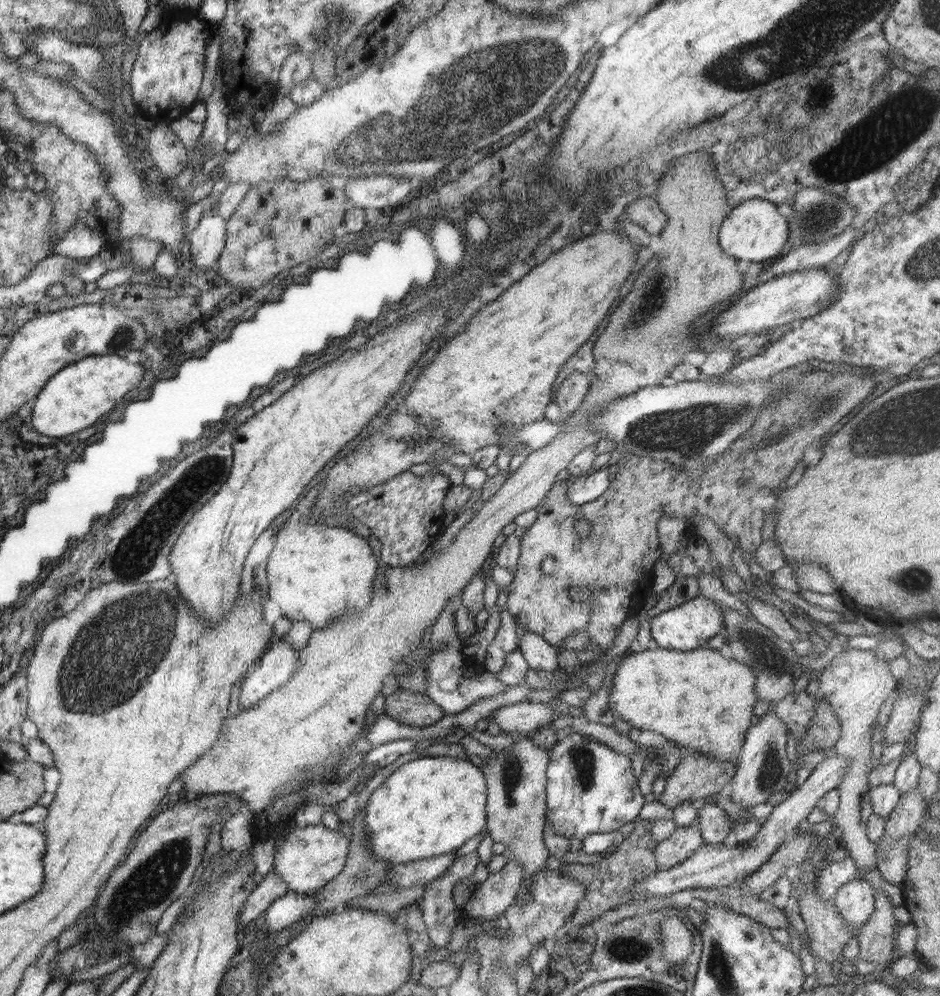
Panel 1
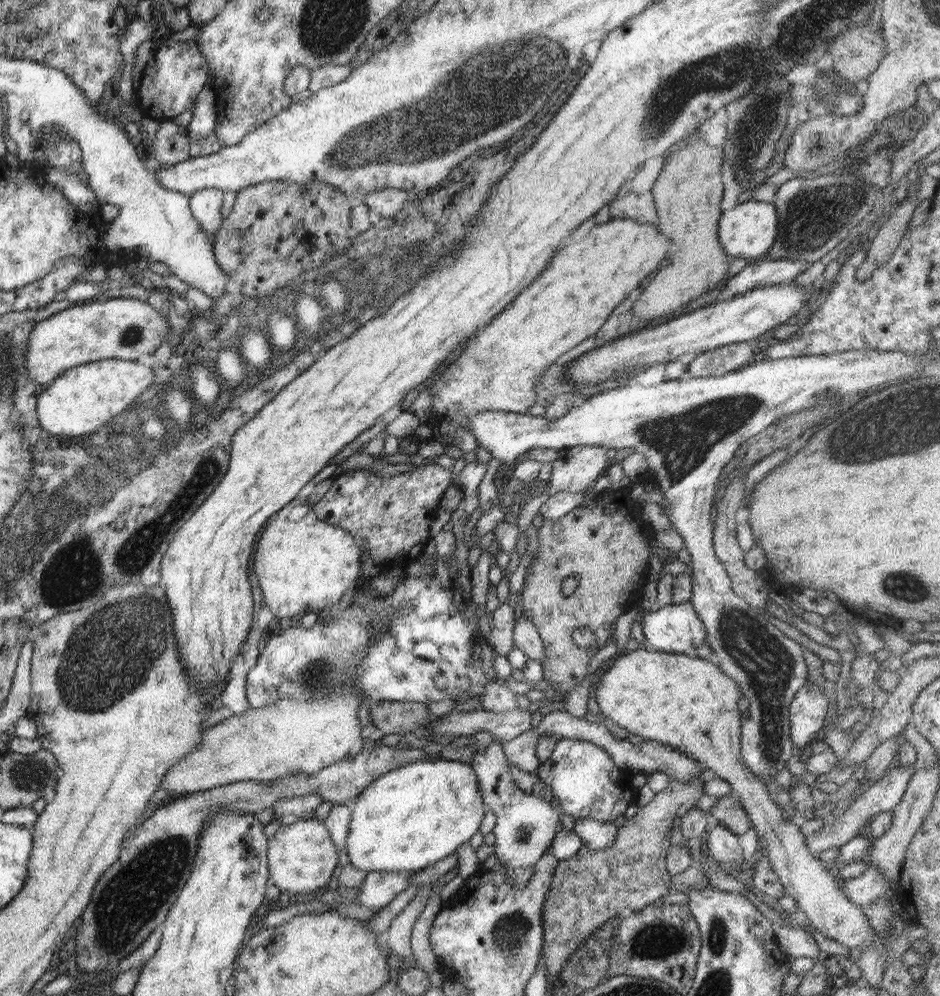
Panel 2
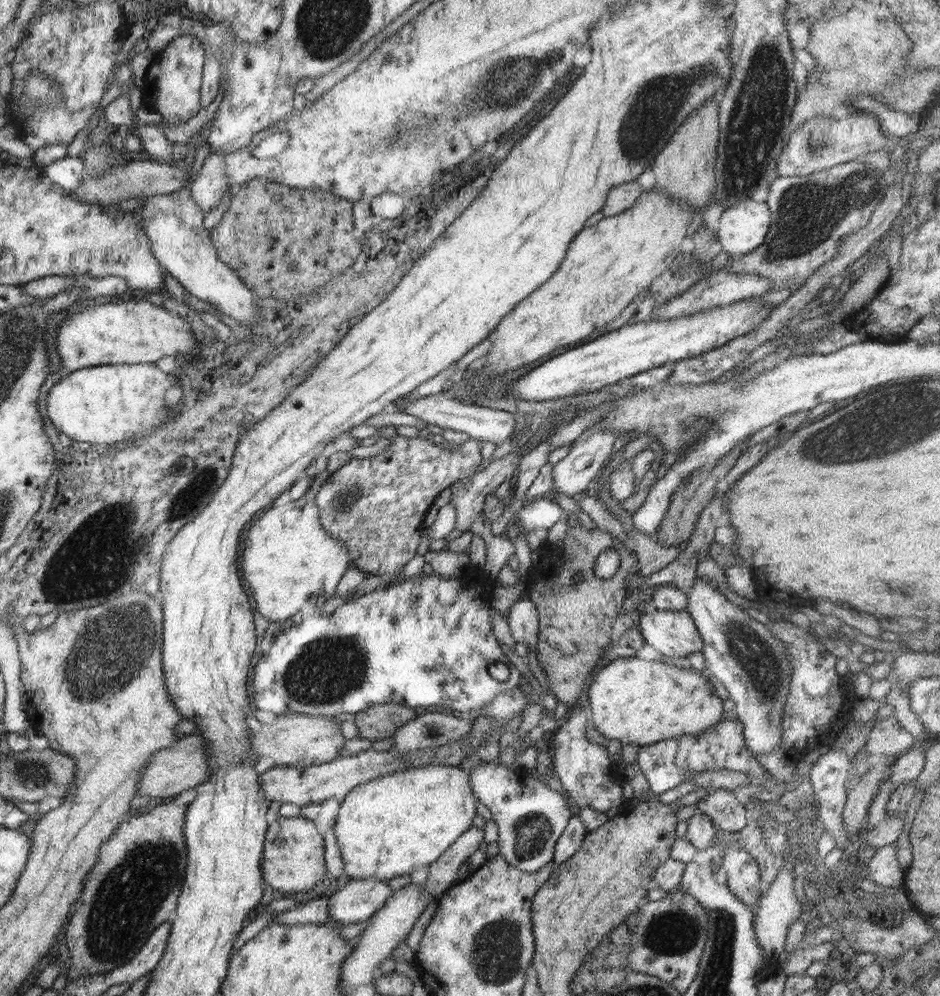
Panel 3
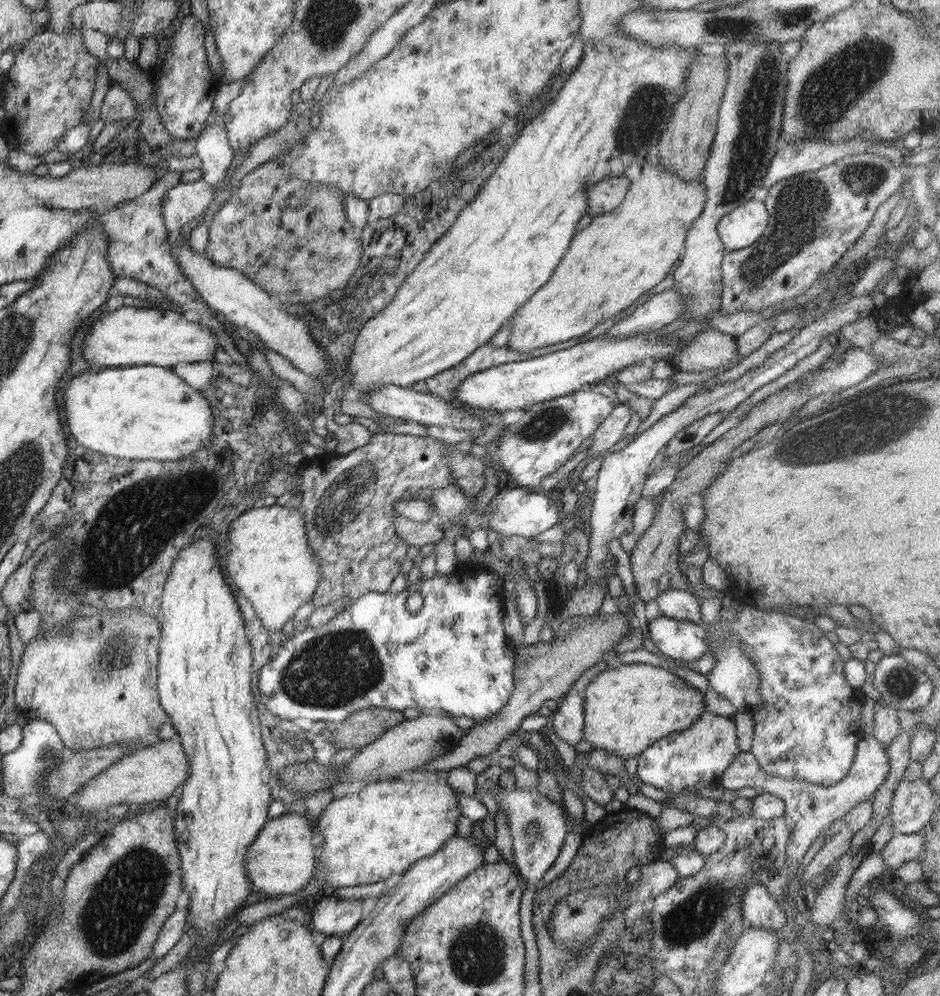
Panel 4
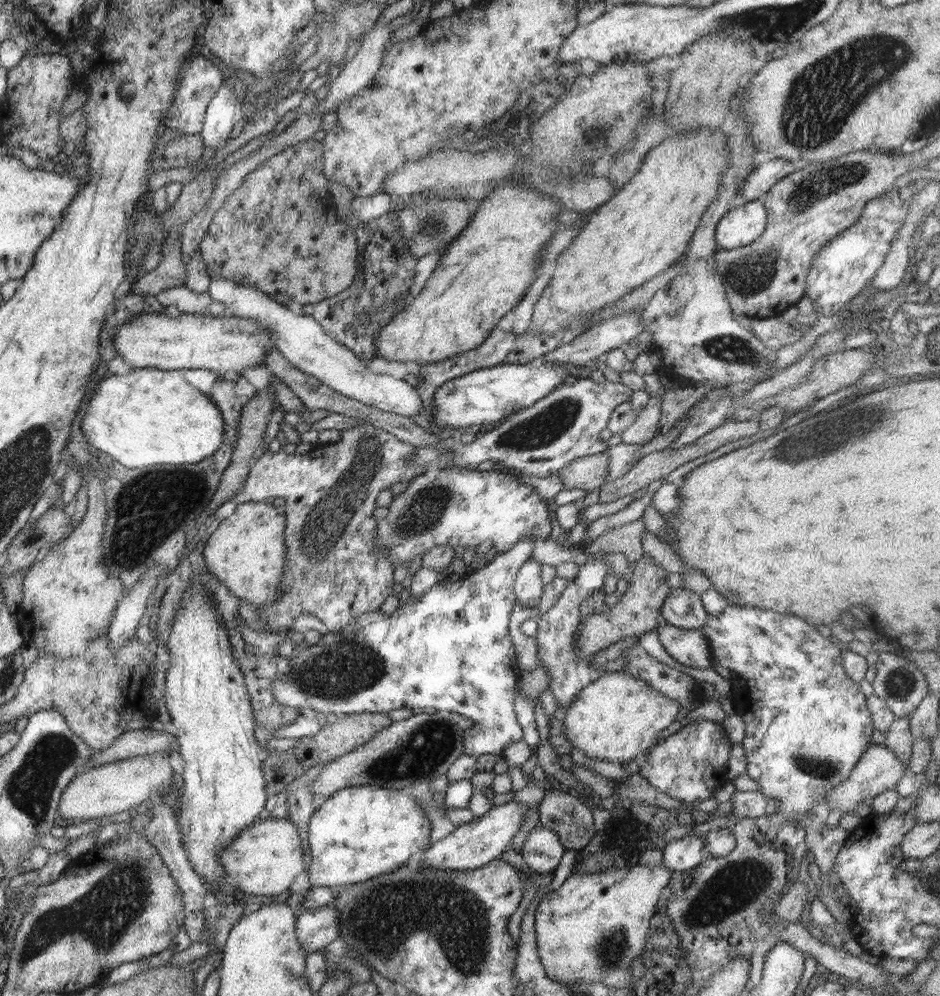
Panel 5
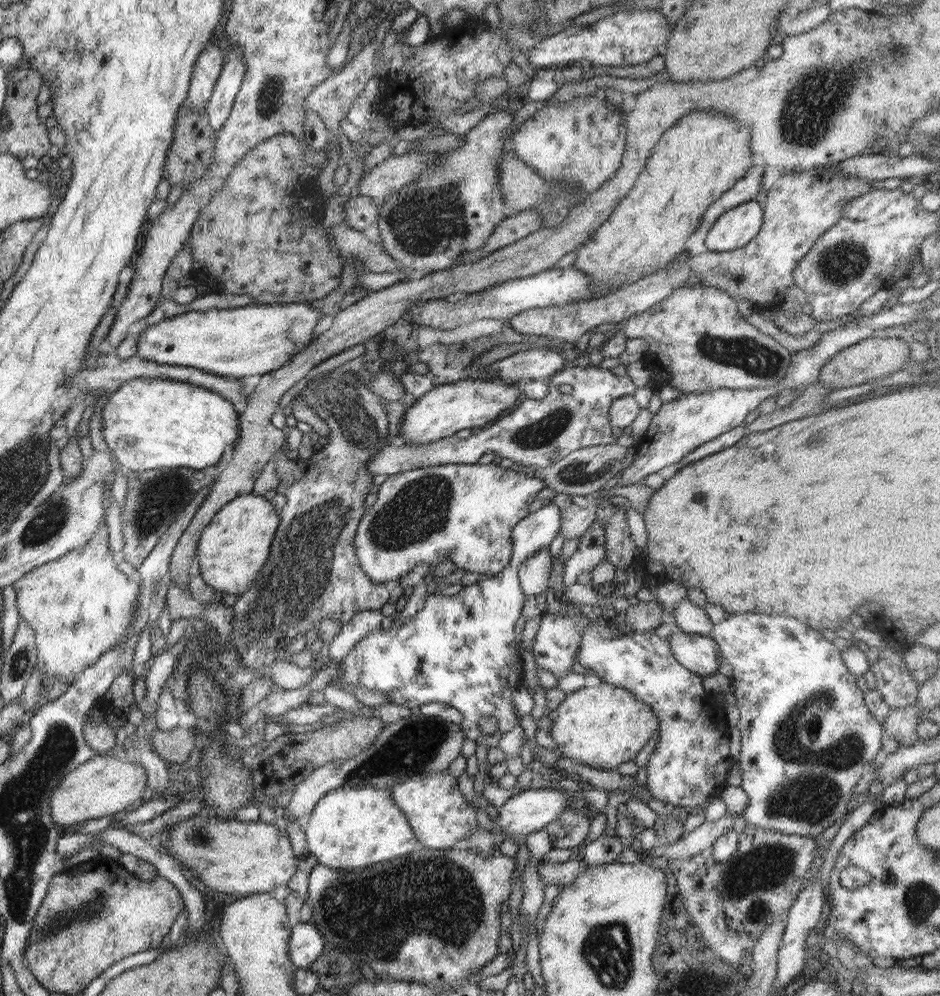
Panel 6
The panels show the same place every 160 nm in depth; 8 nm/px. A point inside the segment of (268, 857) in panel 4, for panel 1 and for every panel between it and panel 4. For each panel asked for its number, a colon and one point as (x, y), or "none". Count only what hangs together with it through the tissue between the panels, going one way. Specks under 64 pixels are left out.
1: (309, 857)
2: (302, 857)
3: (292, 862)

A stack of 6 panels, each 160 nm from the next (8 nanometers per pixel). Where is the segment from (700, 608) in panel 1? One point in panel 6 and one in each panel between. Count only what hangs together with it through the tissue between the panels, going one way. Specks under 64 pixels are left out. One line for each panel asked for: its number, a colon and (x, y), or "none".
2: (675, 628)
3: (673, 634)
4: (683, 641)
5: (690, 648)
6: (700, 654)

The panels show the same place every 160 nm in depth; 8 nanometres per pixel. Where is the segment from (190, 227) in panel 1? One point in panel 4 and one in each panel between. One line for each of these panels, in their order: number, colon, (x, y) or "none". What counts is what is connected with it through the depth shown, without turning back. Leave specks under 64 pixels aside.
2: (206, 204)
3: (210, 187)
4: (212, 147)

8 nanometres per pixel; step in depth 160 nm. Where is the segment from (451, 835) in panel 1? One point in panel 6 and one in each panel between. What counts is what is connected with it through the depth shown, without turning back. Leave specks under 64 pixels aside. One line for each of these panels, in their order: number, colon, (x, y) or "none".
2: (407, 819)
3: (387, 827)
4: (381, 831)
5: (363, 831)
6: (353, 827)

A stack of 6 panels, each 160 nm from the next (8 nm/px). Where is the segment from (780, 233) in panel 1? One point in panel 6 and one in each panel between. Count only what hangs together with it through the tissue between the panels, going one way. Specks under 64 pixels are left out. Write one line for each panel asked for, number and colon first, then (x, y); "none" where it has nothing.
2: (747, 231)
3: (742, 227)
4: (740, 228)
5: (740, 226)
6: (734, 229)

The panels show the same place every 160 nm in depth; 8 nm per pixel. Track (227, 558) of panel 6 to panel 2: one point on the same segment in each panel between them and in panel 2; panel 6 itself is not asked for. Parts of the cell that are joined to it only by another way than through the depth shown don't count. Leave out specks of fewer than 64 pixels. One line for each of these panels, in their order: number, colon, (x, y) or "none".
2: (302, 563)
3: (288, 556)
4: (269, 560)
5: (246, 553)

